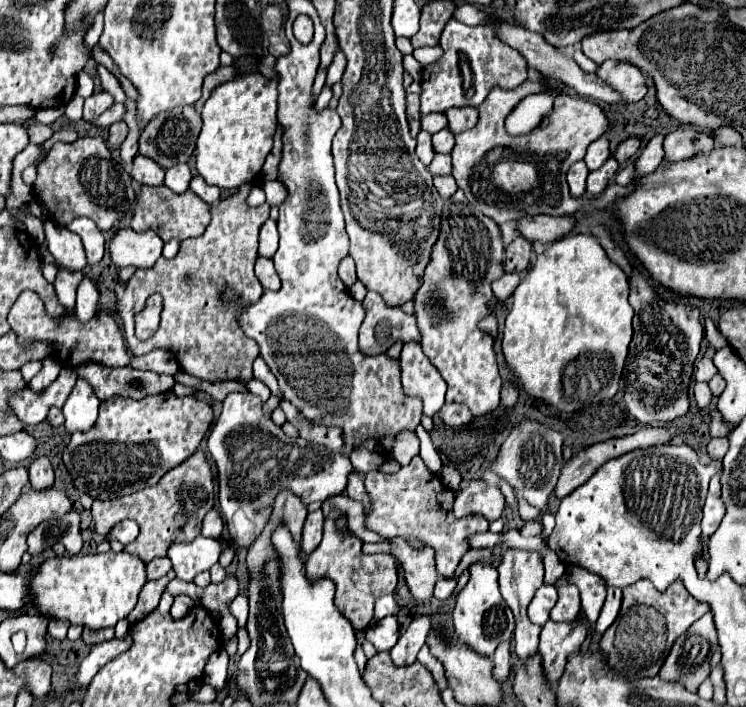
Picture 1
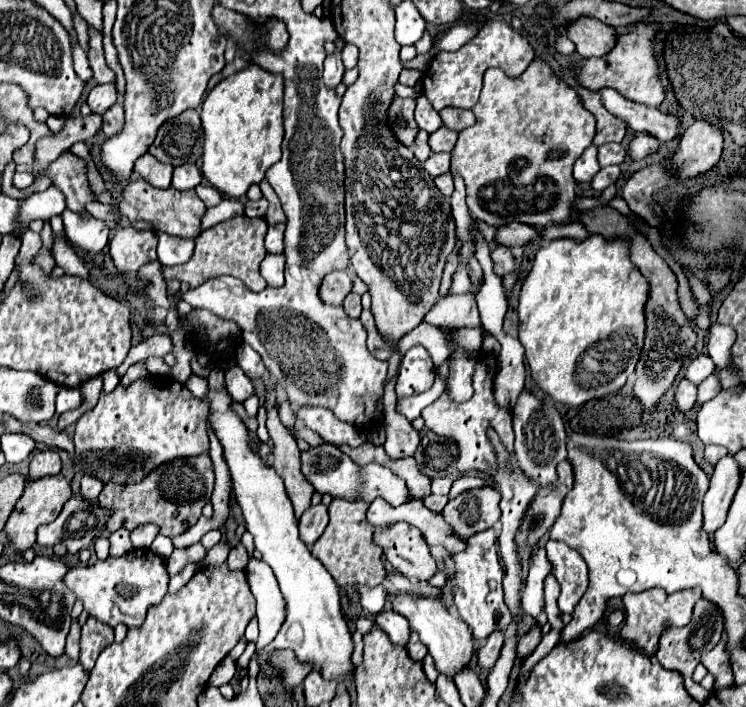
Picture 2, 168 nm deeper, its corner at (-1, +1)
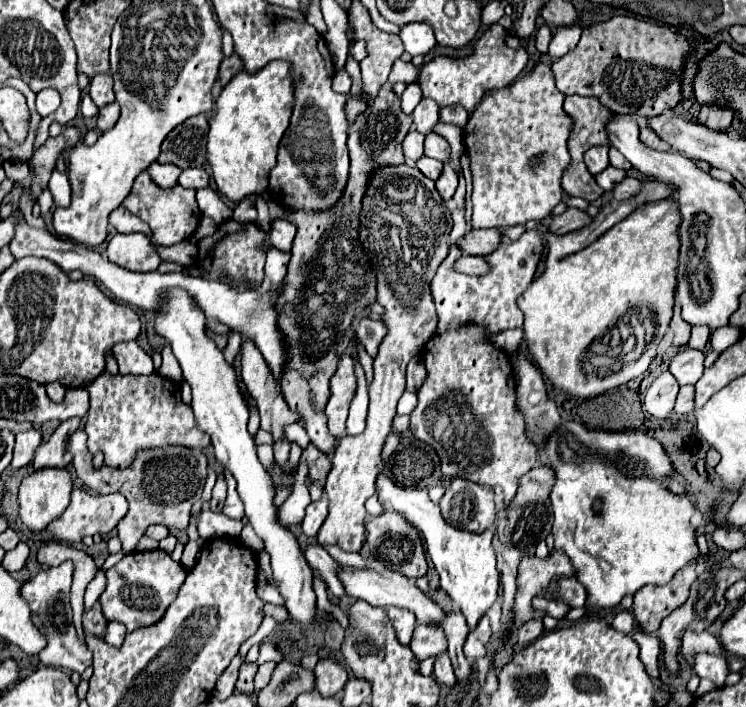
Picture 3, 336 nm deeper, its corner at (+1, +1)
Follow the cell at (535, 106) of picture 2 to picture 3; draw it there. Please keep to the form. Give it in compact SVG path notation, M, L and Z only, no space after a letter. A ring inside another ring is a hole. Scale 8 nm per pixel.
M539 62L511 86L491 90L483 96L465 126L465 150L471 168L471 224L473 228L511 228L529 220L543 220L561 202L561 176L571 164L569 136L573 118L563 110L563 94L555 88L551 66Z

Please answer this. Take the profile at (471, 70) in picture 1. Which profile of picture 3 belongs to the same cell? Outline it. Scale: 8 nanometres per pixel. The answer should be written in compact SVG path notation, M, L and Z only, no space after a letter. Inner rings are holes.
M495 22L495 24L487 26L487 30L481 34L481 38L477 38L477 42L473 44L473 52L469 56L465 56L465 58L435 56L431 62L425 64L417 82L423 90L423 96L433 98L441 108L459 104L467 112L471 112L471 110L475 110L475 106L479 104L481 96L487 90L503 88L503 86L511 84L525 70L527 60L529 60L529 56L523 48L521 40L515 34L511 34L509 30L505 30L499 22Z

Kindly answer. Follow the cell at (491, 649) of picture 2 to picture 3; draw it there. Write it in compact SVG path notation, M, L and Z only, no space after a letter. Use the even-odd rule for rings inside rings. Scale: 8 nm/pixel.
M483 616L483 620L479 622L479 628L475 628L475 632L469 632L467 644L465 644L465 656L471 664L475 664L477 658L487 654L487 644L489 644L491 636L493 636L493 632L489 626L489 618Z

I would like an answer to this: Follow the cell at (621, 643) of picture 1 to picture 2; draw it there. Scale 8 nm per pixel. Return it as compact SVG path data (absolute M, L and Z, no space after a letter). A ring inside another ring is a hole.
M651 588L647 592L639 592L639 594L631 594L631 592L625 594L623 602L625 602L627 618L625 618L625 626L621 630L621 638L635 644L645 654L655 654L657 644L659 644L659 636L663 632L663 624L665 622L669 622L673 626L689 624L691 614L693 614L693 606L699 598L701 598L701 588L679 590L675 594L665 594L661 588Z

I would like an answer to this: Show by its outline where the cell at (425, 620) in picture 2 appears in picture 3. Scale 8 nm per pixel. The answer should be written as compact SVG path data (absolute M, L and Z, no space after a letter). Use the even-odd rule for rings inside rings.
M343 568L343 572L339 572L345 588L347 588L347 596L353 598L361 598L373 606L379 608L389 608L389 606L397 606L397 608L405 608L411 610L417 616L417 624L425 624L425 626L433 626L433 628L441 628L441 622L445 620L445 610L433 602L425 592L421 592L415 584L415 580L409 580L407 576L403 576L401 572L393 572L393 570L357 570L357 568Z

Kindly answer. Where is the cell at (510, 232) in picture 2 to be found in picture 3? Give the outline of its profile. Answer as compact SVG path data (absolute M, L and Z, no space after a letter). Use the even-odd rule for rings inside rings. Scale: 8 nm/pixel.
M489 228L489 230L471 230L467 232L461 240L459 246L467 254L475 256L487 256L489 252L497 250L503 240L503 232L499 228Z

